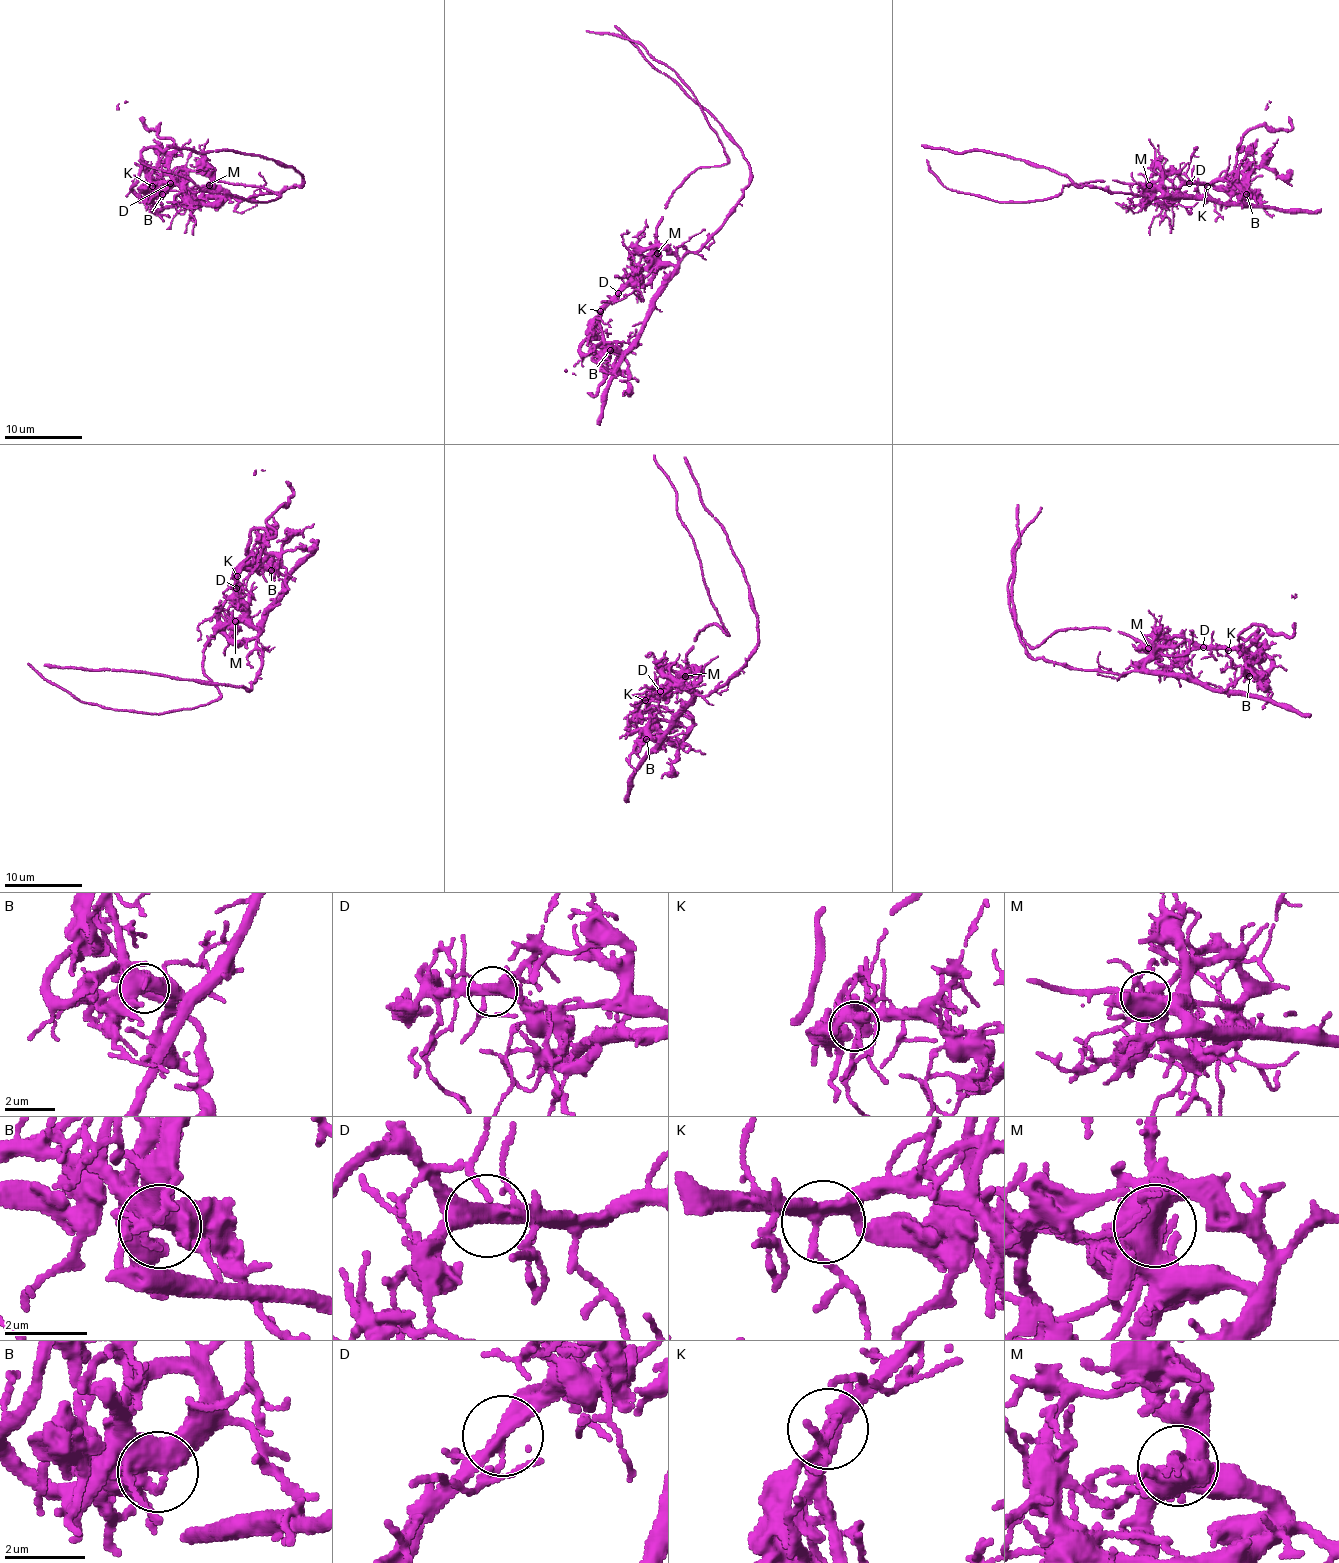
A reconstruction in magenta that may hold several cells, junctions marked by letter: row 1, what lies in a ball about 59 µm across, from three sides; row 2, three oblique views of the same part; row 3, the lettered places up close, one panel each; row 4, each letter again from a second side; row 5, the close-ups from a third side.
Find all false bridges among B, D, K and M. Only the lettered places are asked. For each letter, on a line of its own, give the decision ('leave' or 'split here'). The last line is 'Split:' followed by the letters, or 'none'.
B: leave
D: leave
K: leave
M: split here
Split: M

